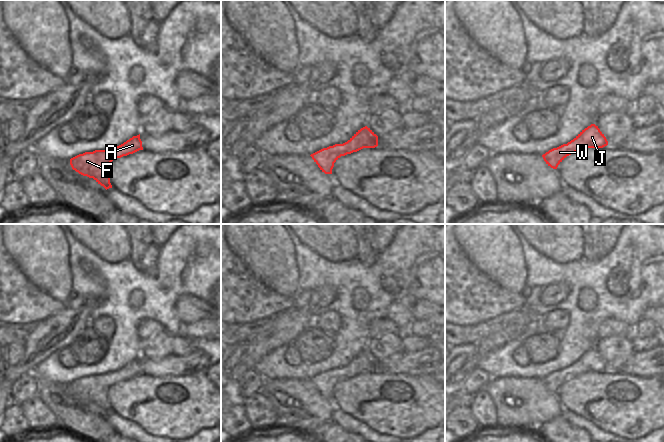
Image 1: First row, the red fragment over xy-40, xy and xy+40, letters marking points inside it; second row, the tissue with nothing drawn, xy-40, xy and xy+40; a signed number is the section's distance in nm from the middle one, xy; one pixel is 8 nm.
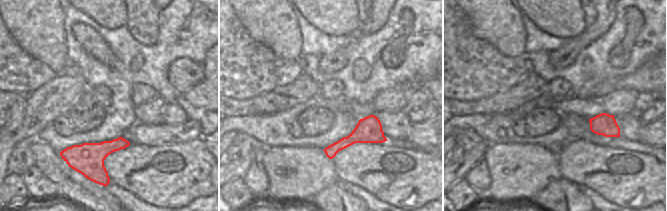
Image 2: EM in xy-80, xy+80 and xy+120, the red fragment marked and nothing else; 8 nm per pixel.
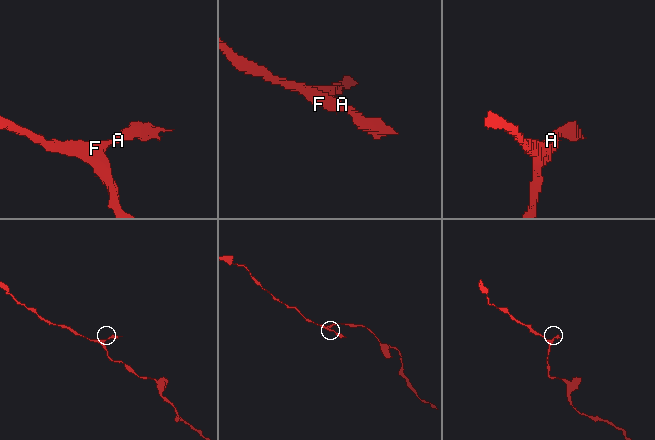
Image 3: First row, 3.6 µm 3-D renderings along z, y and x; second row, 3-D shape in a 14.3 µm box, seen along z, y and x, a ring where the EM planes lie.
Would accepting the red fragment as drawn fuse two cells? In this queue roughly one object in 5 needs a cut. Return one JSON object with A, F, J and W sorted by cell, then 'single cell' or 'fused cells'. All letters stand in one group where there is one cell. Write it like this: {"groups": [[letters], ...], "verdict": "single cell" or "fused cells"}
{"groups": [["A", "F", "J", "W"]], "verdict": "single cell"}

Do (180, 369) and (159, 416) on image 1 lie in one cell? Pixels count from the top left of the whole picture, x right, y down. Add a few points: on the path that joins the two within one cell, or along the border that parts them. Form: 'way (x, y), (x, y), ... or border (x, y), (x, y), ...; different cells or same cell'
border (200, 371), (184, 375), (153, 375); different cells

